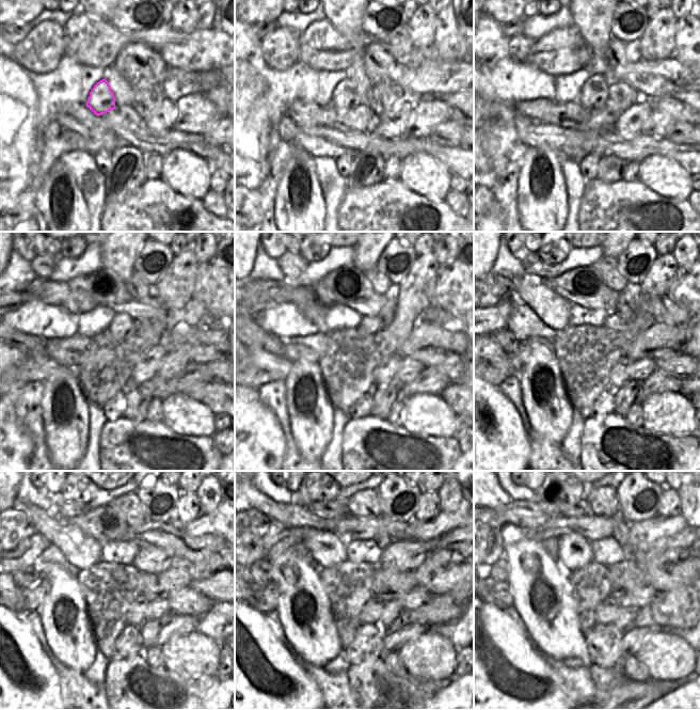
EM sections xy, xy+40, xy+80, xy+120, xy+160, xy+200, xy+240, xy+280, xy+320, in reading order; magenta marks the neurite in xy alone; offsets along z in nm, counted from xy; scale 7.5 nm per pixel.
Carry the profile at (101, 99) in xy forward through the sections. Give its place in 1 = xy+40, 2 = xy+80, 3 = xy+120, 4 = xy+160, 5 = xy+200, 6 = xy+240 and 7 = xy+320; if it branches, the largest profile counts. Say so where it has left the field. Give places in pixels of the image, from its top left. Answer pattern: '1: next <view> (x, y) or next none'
1: next xy+40 (345, 96)
2: next xy+80 (593, 93)
3: next xy+120 (121, 327)
4: next xy+160 (368, 325)
5: next xy+200 (661, 309)
6: next xy+240 (166, 547)
7: next xy+320 (690, 538)

